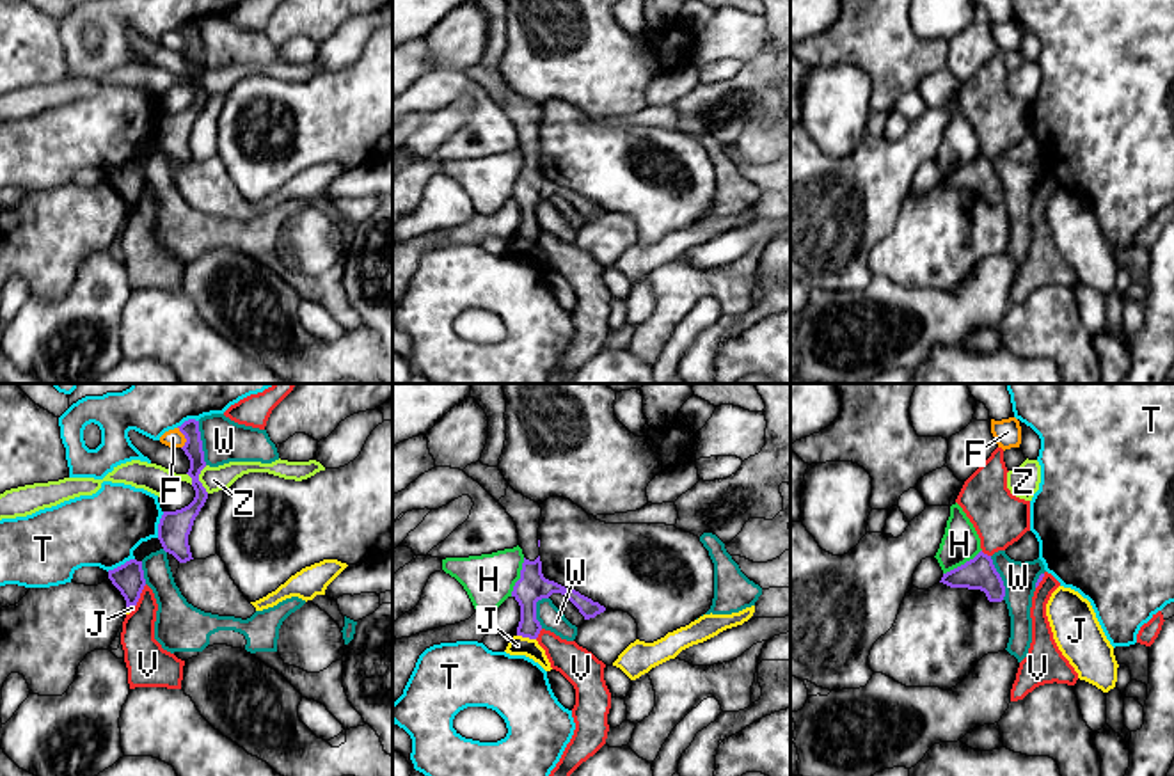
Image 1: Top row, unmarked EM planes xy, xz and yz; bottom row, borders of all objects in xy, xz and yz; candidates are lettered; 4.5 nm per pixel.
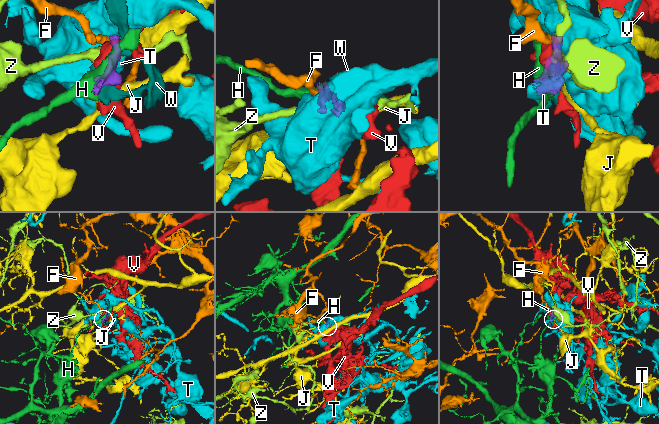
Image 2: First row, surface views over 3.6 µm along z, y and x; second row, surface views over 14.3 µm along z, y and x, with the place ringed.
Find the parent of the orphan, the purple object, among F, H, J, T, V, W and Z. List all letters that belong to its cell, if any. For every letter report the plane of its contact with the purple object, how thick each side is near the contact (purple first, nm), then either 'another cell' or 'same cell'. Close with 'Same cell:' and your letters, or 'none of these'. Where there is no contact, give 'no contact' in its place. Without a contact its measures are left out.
F: xy | 90/80 nm | another cell
H: xz | 140/240 nm | another cell
J: xz | 140/90 nm | another cell
T: xy | 140/340 nm | another cell
V: xy | 140/160 nm | another cell
W: xy | 90/200 nm | another cell
Z: xy | 140/110 nm | another cell
Same cell: none of these

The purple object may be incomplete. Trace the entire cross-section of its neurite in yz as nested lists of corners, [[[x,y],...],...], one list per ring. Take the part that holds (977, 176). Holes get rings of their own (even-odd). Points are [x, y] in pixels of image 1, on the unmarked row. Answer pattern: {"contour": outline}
{"contour": [[[982,153],[964,167],[943,176],[940,185],[950,190],[980,192],[989,204],[1002,204],[1005,199],[1005,188],[993,162]]]}

